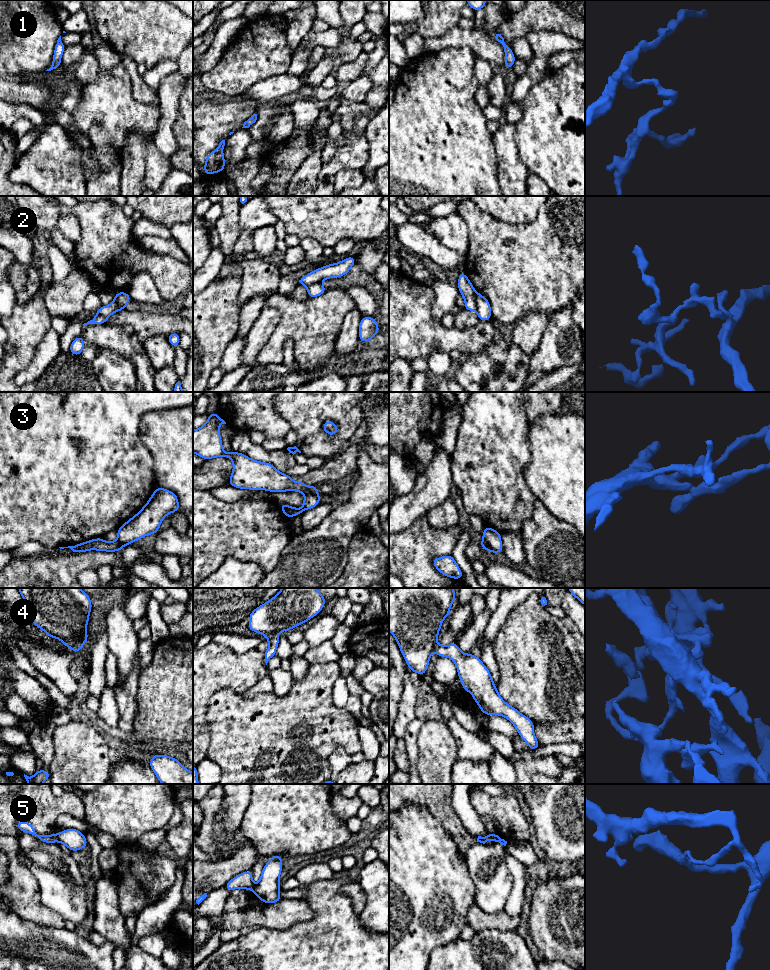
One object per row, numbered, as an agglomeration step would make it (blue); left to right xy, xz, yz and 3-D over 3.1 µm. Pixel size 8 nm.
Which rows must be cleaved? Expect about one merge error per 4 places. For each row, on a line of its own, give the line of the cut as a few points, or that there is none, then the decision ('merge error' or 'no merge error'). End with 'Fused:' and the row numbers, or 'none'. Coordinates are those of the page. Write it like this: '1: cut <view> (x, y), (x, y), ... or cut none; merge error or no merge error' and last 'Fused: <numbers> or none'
1: cut none; no merge error
2: cut yz (476, 292), (474, 295), (475, 310); merge error
3: cut none; no merge error
4: cut xy (81, 645), (74, 645), (71, 648); merge error
5: cut xy (56, 834), (57, 840); merge error
Fused: 2, 4, 5

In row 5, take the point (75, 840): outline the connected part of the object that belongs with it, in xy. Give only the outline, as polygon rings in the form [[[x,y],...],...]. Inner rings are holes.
[[[74,828],[58,833],[57,841],[68,847],[71,852],[81,850],[88,845],[85,835]]]

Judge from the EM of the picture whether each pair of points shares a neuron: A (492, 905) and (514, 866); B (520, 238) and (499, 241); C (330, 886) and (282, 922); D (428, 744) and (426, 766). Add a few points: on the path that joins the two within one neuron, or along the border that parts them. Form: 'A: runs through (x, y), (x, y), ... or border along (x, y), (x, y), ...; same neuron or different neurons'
A: border along (507, 853), (506, 865), (512, 877), (510, 895); different neurons
B: runs through (515, 238), (504, 238); same neuron
C: border along (303, 900), (312, 911), (312, 917), (295, 924); different neurons
D: runs through (428, 749), (428, 761); same neuron

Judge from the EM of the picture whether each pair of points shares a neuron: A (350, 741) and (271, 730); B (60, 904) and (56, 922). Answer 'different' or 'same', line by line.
A: same
B: different

